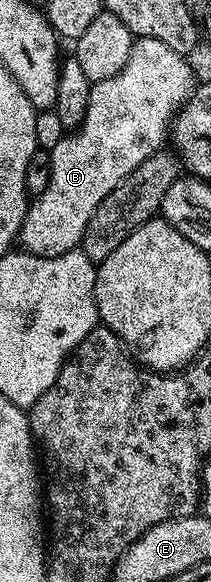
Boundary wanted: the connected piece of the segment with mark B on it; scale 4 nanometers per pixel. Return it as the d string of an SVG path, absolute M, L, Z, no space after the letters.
M136 37L128 58L124 60L124 66L110 79L102 79L92 85L86 119L78 132L66 135L47 154L48 182L41 193L31 198L18 232L18 245L20 243L19 248L23 252L39 257L57 257L81 244L86 225L102 199L147 157L156 155L161 148L159 145L169 136L170 126L178 110L194 89L188 60L187 56L166 47L162 39Z

